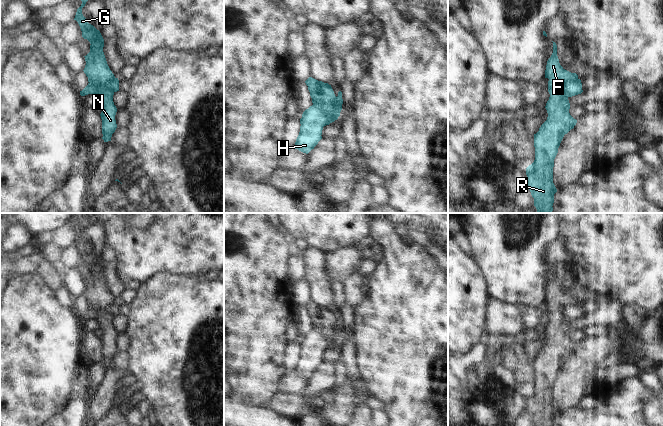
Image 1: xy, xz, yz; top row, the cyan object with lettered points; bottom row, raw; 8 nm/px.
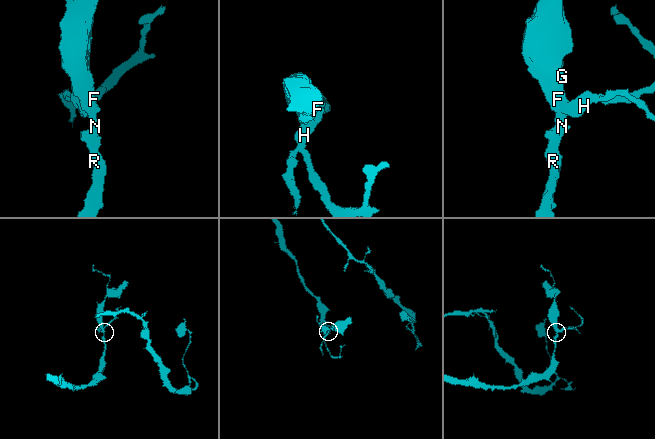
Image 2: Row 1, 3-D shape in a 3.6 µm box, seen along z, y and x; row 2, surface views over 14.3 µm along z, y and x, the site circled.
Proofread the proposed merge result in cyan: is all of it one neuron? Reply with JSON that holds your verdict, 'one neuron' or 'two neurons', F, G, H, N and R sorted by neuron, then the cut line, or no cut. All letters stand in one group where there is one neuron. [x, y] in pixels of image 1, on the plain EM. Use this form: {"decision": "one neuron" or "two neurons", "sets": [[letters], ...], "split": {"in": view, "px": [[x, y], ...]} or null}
{"decision": "two neurons", "sets": [["F", "G", "N", "R"], ["H"]], "split": {"in": "yz", "px": [[577, 302], [561, 306], [561, 311], [567, 320]]}}

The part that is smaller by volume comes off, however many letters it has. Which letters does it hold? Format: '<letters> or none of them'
H.

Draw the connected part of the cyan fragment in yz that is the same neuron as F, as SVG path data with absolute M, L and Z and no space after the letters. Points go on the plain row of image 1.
M555 266L547 285L545 302L549 303L550 321L545 330L548 341L534 358L535 384L526 392L528 413L534 426L554 426L557 416L553 407L554 383L564 359L577 347L569 337L570 327L561 306L578 303L578 299L560 289Z

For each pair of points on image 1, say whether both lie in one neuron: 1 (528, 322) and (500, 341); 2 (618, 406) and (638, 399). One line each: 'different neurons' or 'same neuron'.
1: different neurons
2: same neuron

